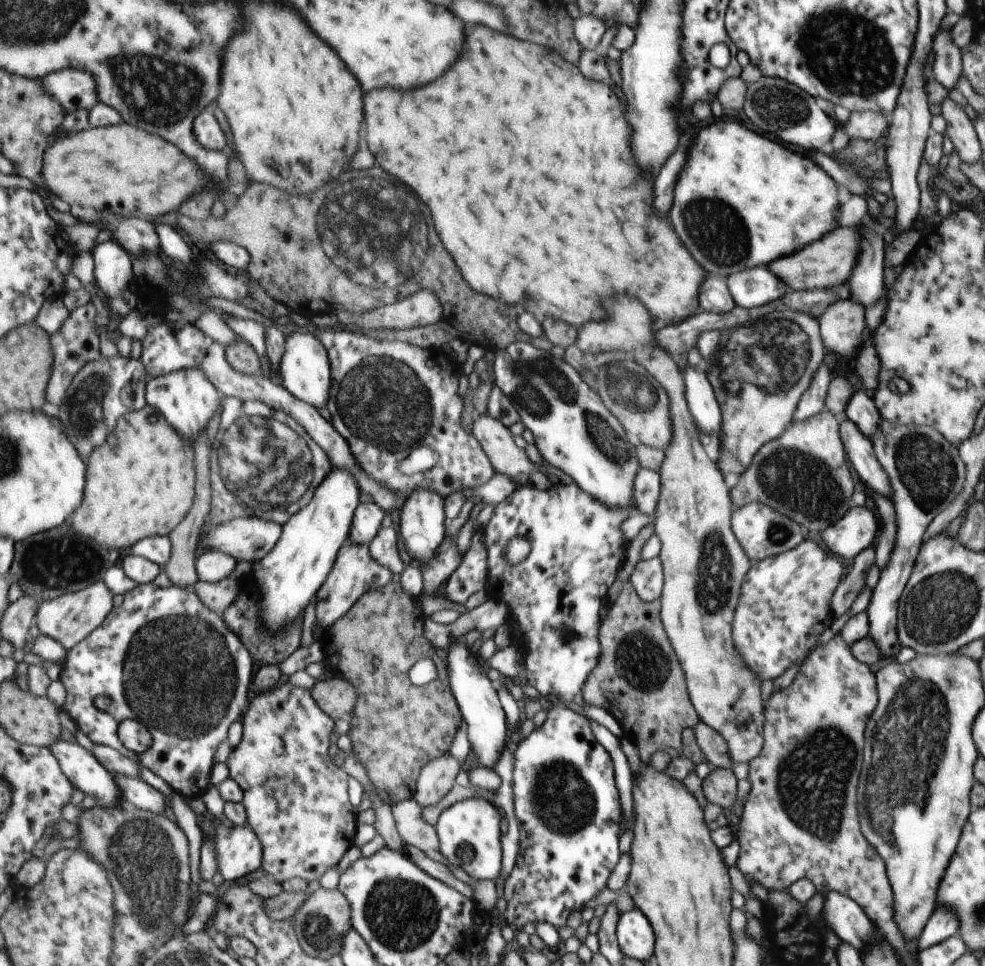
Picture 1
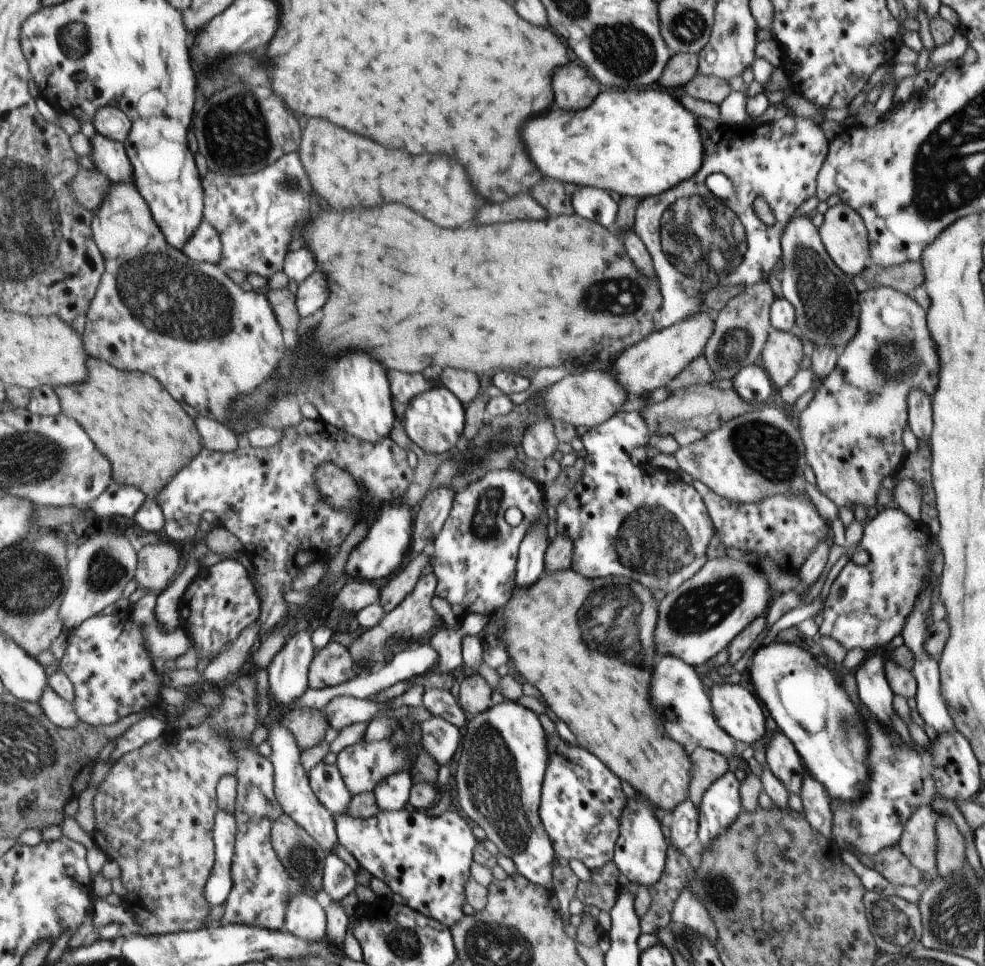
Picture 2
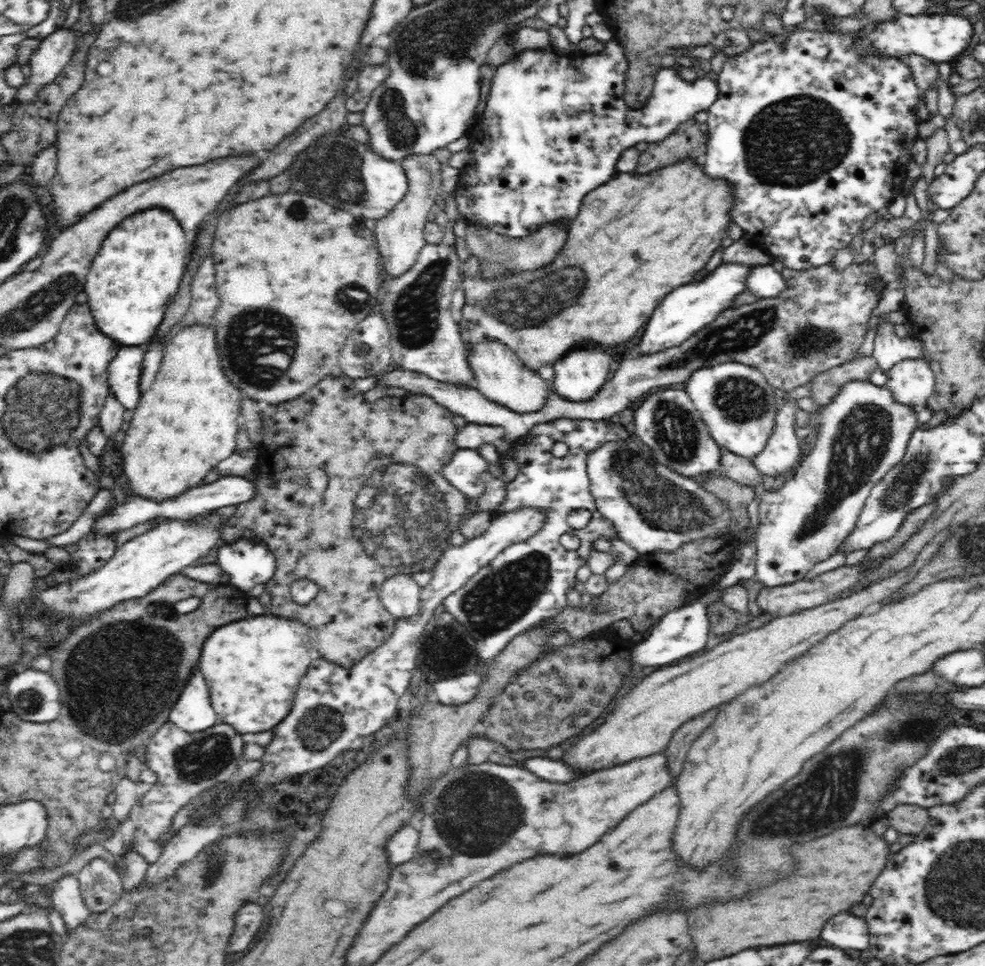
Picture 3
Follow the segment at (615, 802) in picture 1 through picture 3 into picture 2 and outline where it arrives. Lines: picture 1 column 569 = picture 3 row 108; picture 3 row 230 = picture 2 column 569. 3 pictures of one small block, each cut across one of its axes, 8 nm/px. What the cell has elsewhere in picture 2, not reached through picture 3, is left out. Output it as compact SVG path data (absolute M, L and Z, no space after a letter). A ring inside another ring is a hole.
M549 735L549 765L546 769L541 790L539 815L544 828L551 835L557 858L568 858L582 862L590 870L602 868L613 860L616 841L619 837L619 818L628 797L622 791L620 778L610 772L610 768L591 751L573 746L559 736Z

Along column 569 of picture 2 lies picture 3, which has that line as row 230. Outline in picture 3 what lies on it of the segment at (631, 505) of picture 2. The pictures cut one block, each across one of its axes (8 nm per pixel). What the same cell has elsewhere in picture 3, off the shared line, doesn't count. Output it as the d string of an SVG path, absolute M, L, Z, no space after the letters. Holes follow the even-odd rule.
M618 41L607 42L605 43L604 52L594 53L594 56L584 58L584 60L586 60L586 66L580 66L580 68L578 68L576 63L572 63L572 61L568 62L569 58L572 59L571 56L558 56L558 54L554 54L554 52L548 52L548 50L542 50L542 48L540 48L540 50L526 50L526 52L522 52L522 54L514 54L506 64L497 66L491 81L489 95L486 98L486 107L477 121L478 128L482 130L482 133L478 134L473 132L469 137L470 142L472 142L472 146L469 146L469 150L474 152L475 160L470 166L462 170L462 184L458 186L458 193L464 194L464 196L472 202L472 212L470 212L472 218L465 220L466 222L478 222L478 226L480 227L490 228L494 230L494 232L498 232L498 234L512 236L512 238L528 236L536 232L546 223L550 223L550 225L555 225L556 223L570 224L582 207L585 197L589 195L591 191L601 187L602 184L608 183L609 180L613 179L614 175L618 174L617 163L618 160L621 160L623 152L633 148L638 142L658 143L665 140L668 136L671 136L672 133L677 132L677 129L681 127L682 123L693 118L694 114L710 108L710 105L719 95L717 83L714 81L714 76L712 75L707 75L702 79L688 82L680 77L678 69L662 67L655 77L654 91L649 96L647 103L640 106L638 109L634 109L625 101L627 58L623 46L618 44Z

